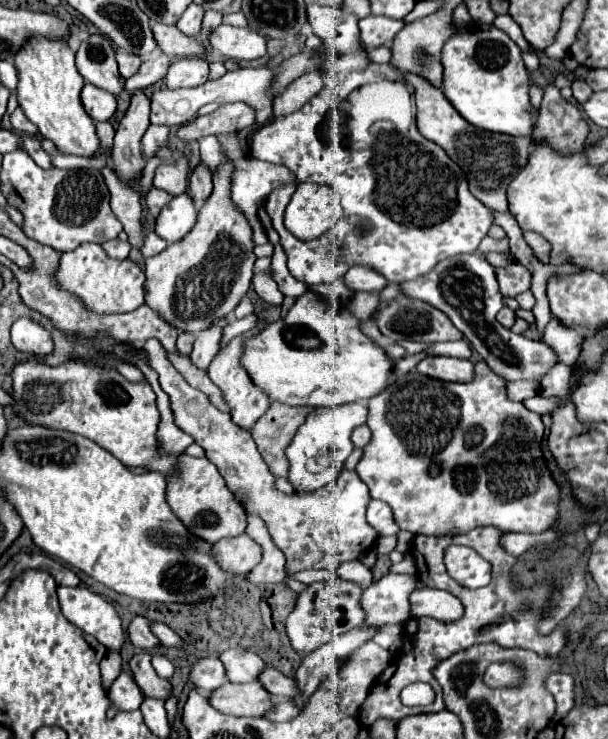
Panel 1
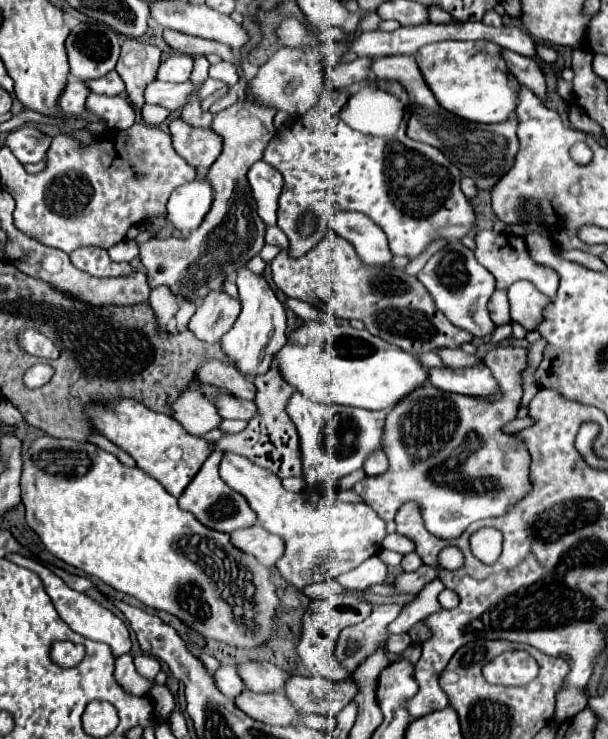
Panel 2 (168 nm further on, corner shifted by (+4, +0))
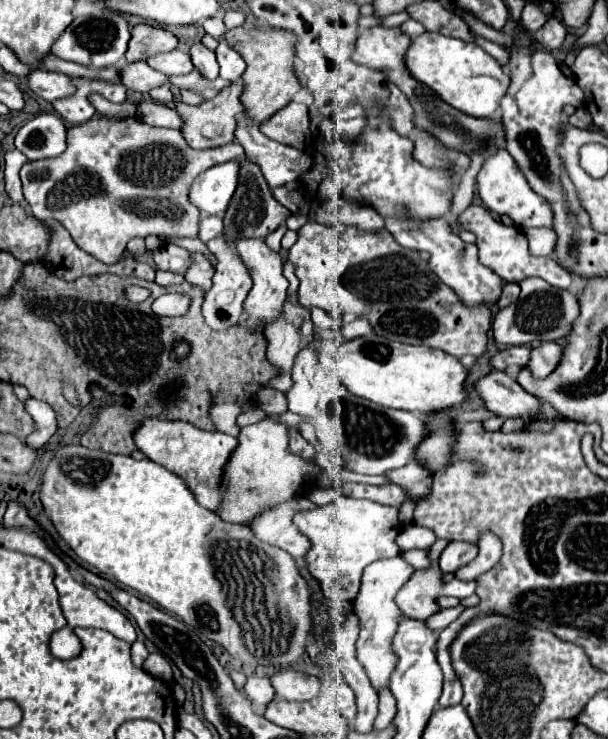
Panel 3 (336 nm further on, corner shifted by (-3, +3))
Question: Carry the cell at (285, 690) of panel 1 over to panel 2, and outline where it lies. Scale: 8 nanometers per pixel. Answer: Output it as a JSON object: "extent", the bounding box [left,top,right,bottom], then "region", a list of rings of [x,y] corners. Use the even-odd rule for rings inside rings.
{"extent":[285,676,359,716],"region":[[[289,676],[285,682],[285,696],[299,712],[321,716],[337,716],[337,712],[355,700],[359,686],[353,676],[331,682],[325,676]]]}

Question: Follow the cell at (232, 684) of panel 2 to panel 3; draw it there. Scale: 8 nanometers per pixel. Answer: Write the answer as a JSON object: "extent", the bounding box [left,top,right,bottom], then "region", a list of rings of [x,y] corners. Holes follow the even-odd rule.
{"extent":[244,677,276,709],"region":[[[248,677],[244,685],[244,693],[252,701],[252,705],[258,709],[264,709],[268,703],[276,699],[276,691],[268,677]]]}

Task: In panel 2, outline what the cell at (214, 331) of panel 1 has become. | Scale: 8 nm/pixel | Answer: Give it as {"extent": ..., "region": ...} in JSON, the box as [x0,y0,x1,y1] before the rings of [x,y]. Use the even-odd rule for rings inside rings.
{"extent":[189,292,241,344],"region":[[[211,292],[189,320],[189,330],[199,340],[217,344],[221,336],[229,332],[233,320],[237,320],[237,312],[241,312],[239,300],[227,296],[225,292]]]}

